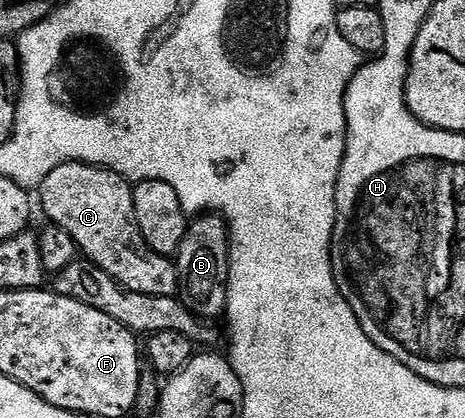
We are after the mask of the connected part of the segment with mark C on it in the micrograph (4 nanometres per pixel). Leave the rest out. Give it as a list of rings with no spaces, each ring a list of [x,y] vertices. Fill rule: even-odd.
[[[68,161],[55,171],[51,171],[41,180],[41,209],[49,216],[52,224],[63,227],[71,239],[75,239],[80,256],[84,260],[95,263],[111,279],[115,279],[125,289],[139,291],[139,295],[163,295],[164,297],[177,297],[179,286],[177,284],[177,267],[170,258],[159,255],[147,247],[143,235],[135,219],[135,203],[133,202],[133,185],[124,177],[110,169],[100,169],[97,165],[85,165],[81,161]]]

